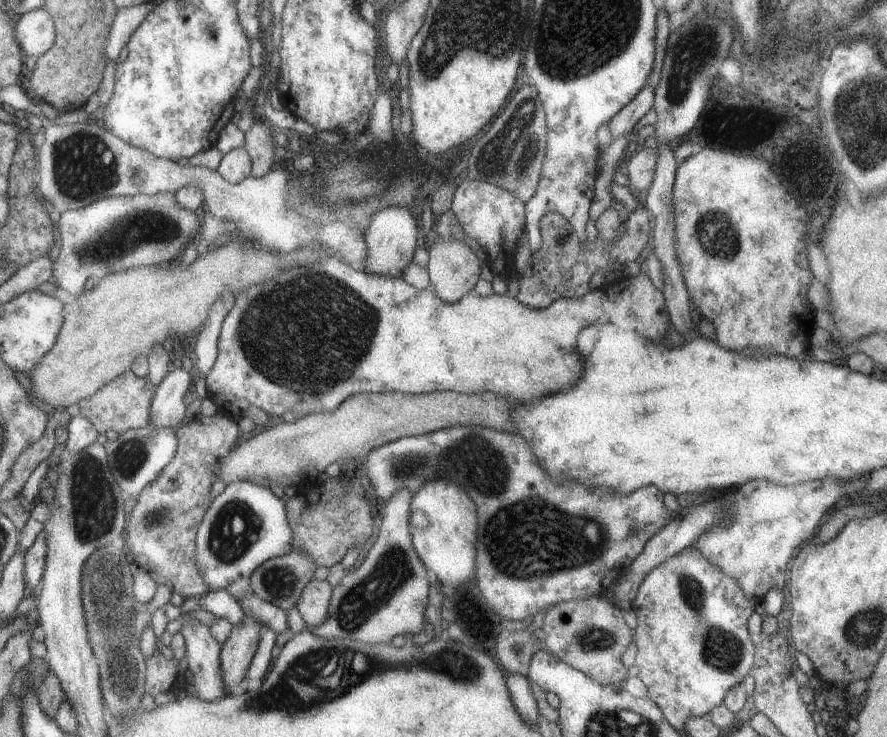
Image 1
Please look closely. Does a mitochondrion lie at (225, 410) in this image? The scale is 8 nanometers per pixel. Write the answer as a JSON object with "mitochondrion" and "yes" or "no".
{"mitochondrion":"no"}

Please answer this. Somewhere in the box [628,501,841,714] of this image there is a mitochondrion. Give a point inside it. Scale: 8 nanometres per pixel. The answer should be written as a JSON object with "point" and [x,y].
{"point":[723,652]}

